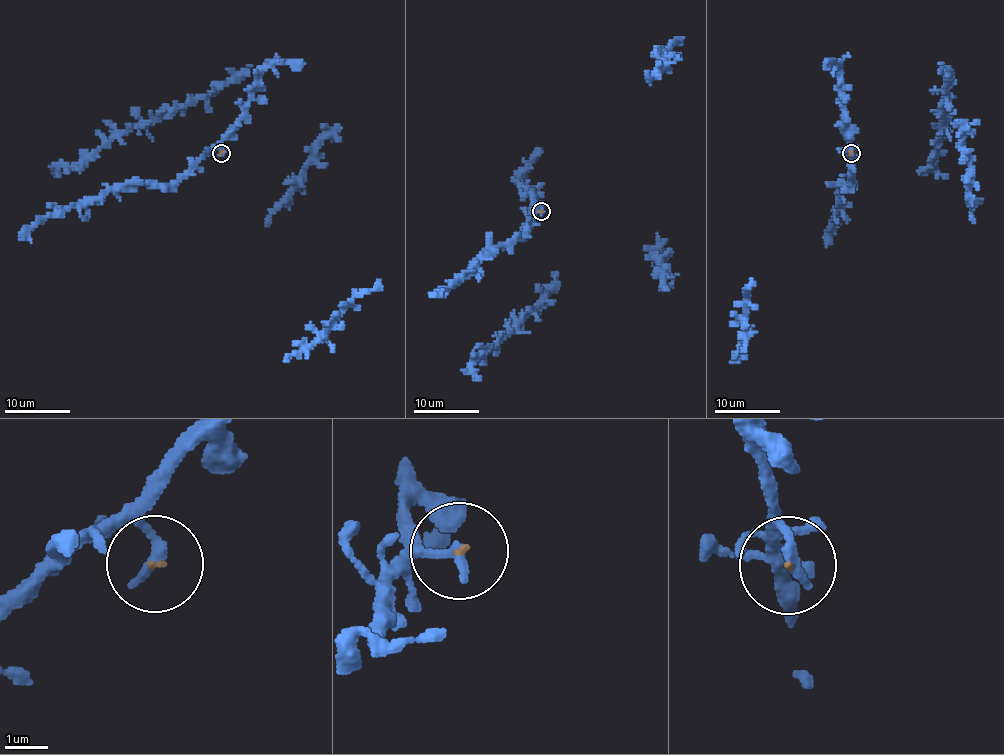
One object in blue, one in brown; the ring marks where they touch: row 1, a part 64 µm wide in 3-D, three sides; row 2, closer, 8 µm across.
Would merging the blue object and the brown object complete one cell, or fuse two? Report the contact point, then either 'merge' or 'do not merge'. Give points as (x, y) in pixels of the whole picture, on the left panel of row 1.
(221, 153) | merge

